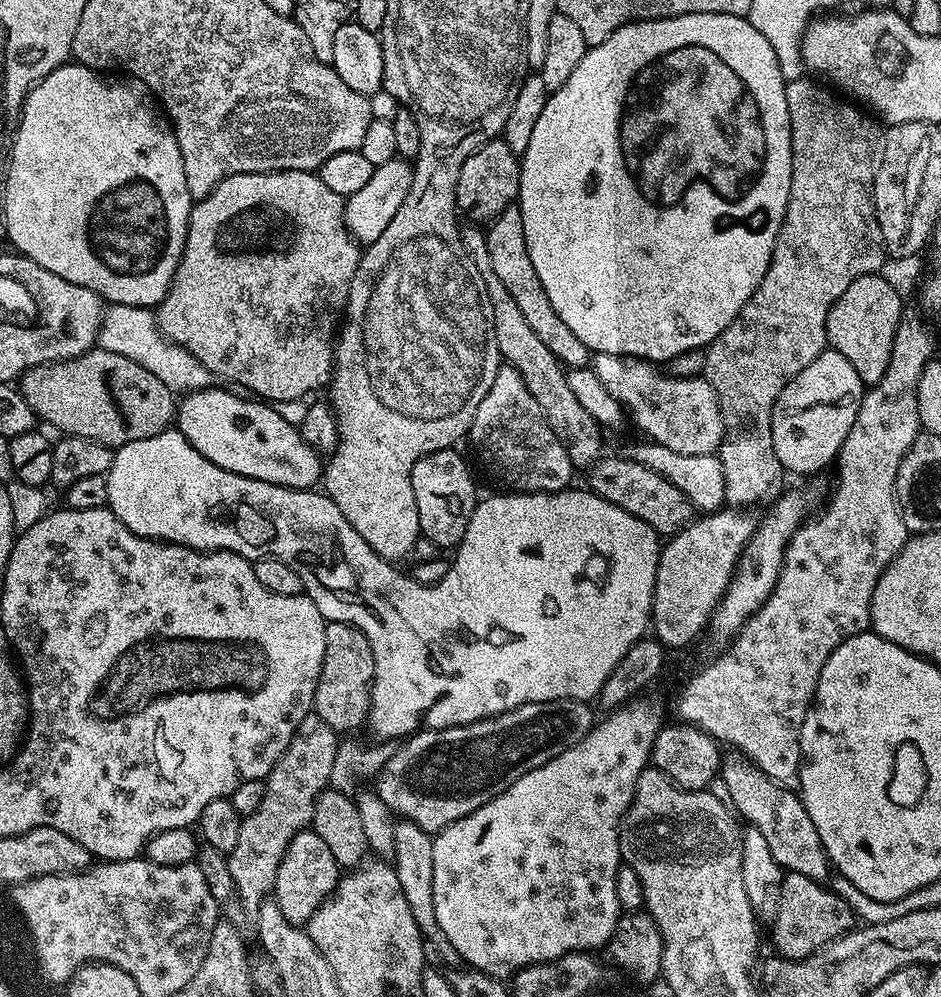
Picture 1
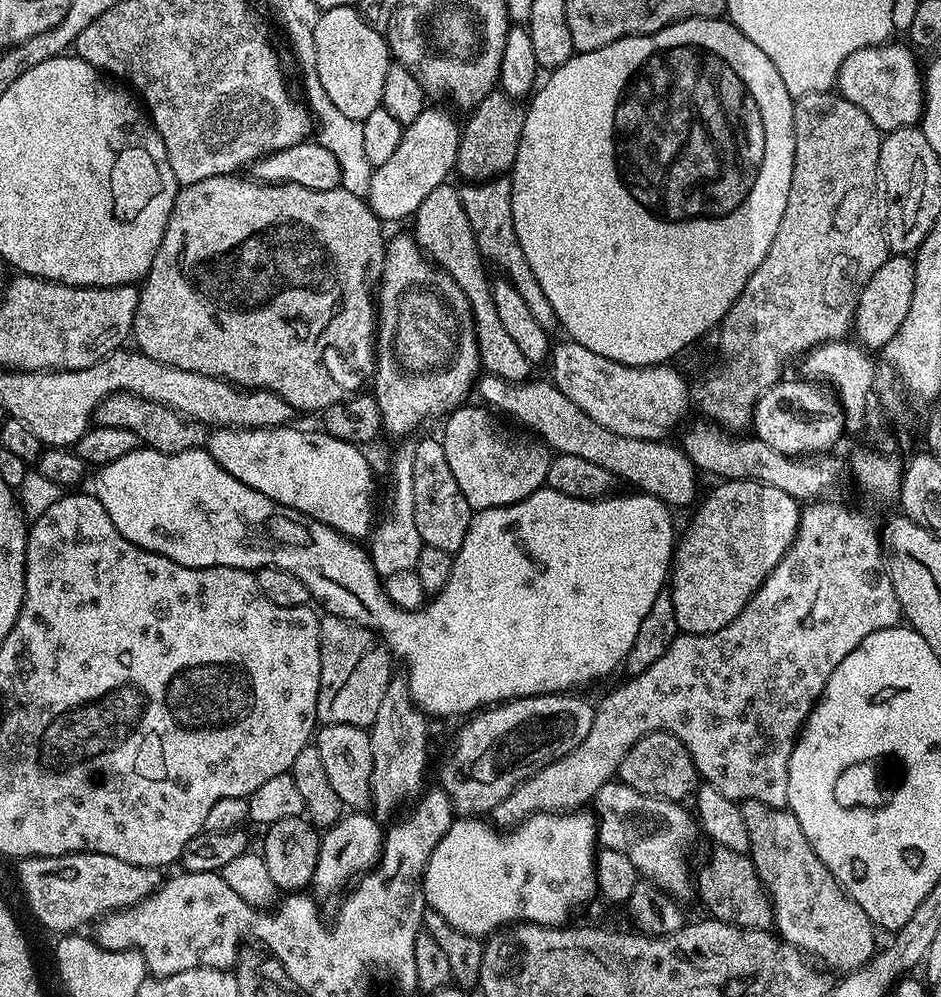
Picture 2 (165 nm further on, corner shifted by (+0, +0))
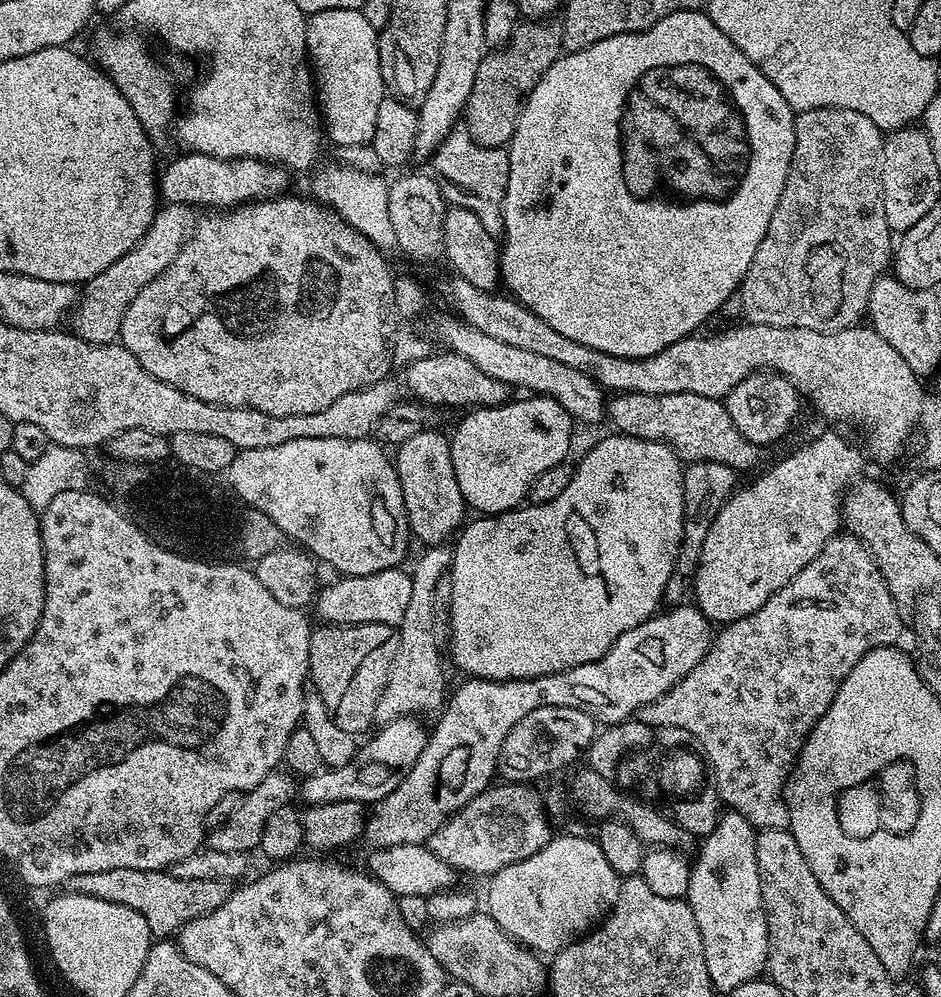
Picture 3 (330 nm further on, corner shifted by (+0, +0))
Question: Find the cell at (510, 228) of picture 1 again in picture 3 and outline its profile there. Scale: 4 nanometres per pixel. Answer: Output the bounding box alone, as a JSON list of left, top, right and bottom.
[430,126,510,235]

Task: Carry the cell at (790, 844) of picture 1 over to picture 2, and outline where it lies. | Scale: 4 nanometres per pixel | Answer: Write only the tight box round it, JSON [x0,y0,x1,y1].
[740,800,878,974]

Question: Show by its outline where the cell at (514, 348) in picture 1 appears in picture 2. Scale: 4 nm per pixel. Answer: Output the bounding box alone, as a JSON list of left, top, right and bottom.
[410,182,534,382]

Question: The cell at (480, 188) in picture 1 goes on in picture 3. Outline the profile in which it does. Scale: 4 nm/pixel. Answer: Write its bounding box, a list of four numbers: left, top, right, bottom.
[462,18,564,148]

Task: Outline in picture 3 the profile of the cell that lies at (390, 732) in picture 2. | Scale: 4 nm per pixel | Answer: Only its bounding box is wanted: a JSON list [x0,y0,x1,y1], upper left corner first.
[374,546,452,726]

